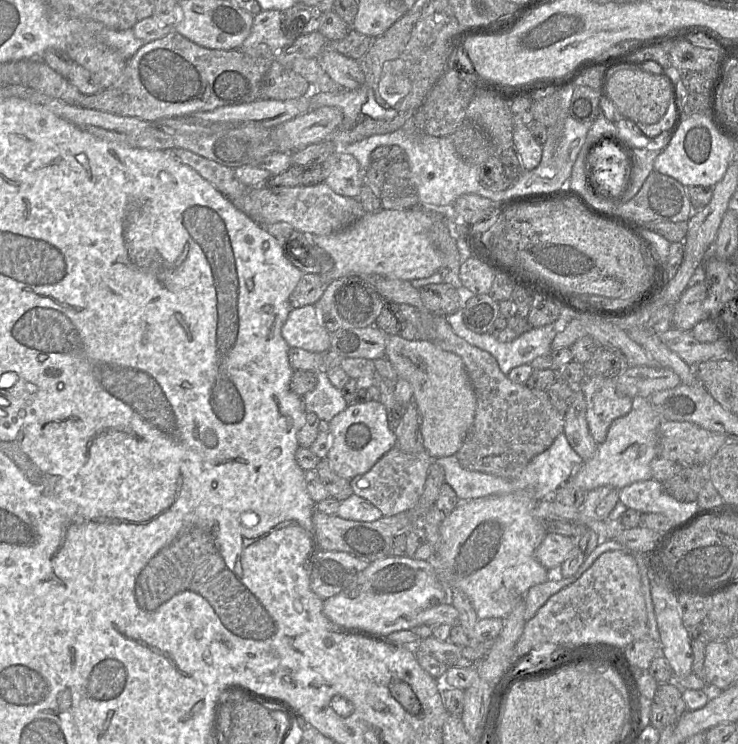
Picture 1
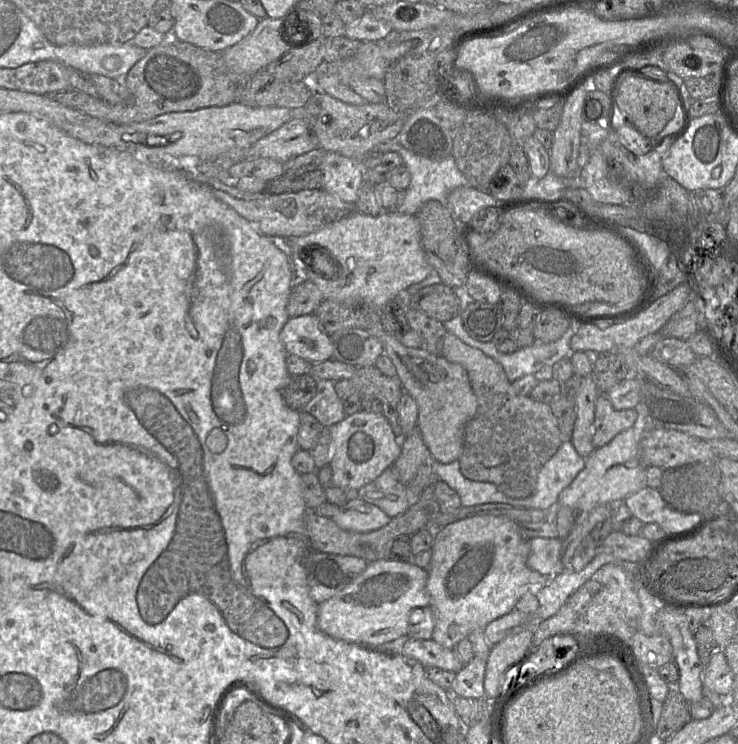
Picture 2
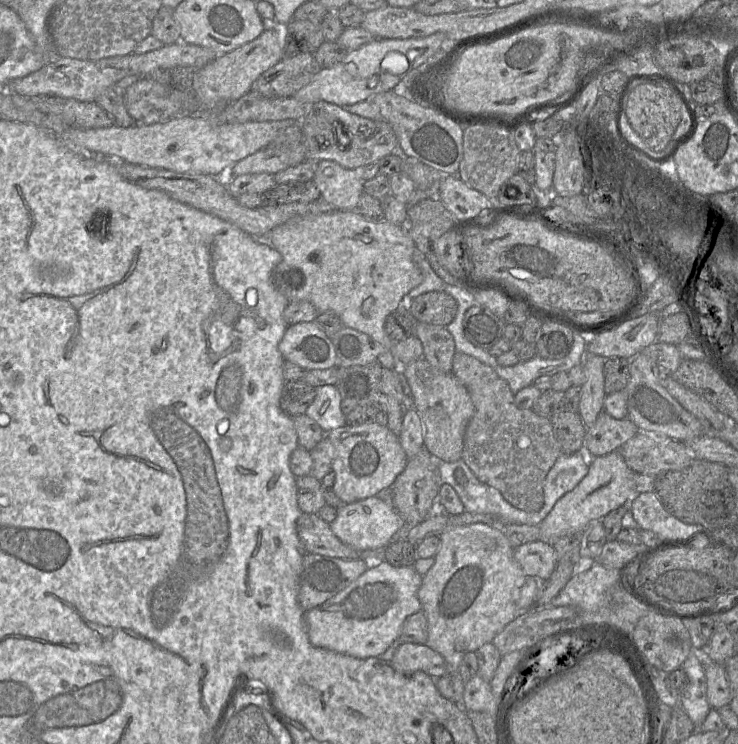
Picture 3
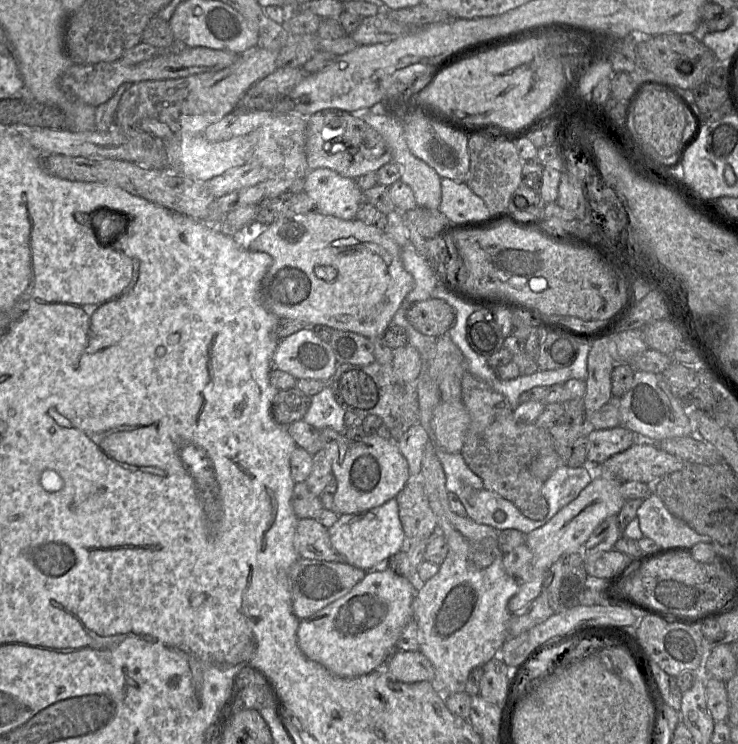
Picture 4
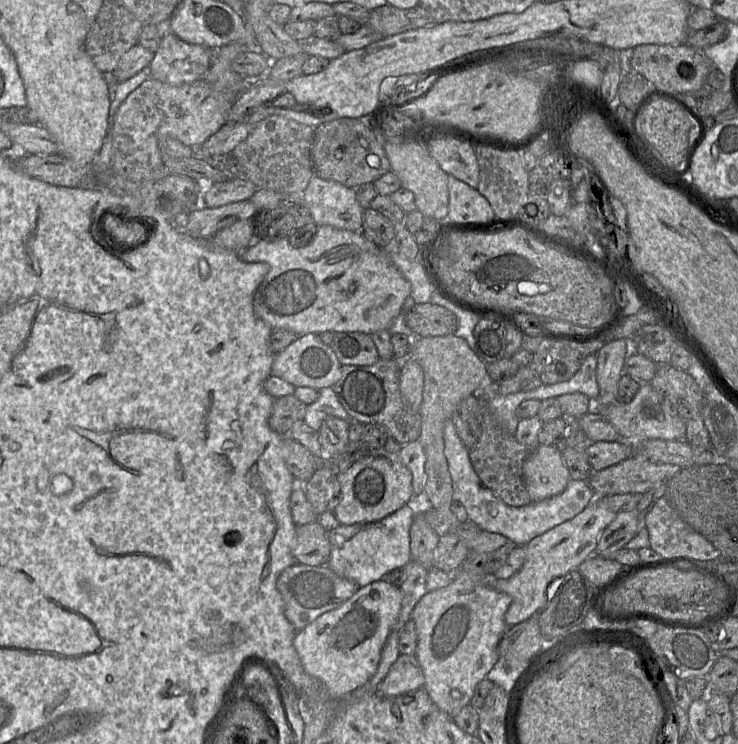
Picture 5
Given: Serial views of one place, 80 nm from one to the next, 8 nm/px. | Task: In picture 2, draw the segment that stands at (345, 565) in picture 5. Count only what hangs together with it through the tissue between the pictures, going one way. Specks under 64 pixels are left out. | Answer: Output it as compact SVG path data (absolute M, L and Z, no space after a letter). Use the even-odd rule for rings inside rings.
M356 497L340 507L333 520L347 531L370 532L386 526L391 518L377 506Z

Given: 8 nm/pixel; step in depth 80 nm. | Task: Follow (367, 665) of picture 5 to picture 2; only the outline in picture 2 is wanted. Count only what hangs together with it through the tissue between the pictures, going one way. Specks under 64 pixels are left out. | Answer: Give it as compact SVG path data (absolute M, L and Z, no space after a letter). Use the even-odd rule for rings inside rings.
M383 559L369 563L366 570L342 591L318 605L319 629L332 638L371 648L396 640L407 634L412 611L430 605L430 596L426 590L427 579L428 569L409 561Z

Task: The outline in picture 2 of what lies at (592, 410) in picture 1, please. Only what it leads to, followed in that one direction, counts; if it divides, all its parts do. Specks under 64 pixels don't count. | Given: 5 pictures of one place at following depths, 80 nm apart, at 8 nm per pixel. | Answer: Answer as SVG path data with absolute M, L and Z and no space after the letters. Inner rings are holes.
M599 392L595 402L592 444L595 449L608 444L620 432L631 428L637 419L635 409L616 410L606 392Z

